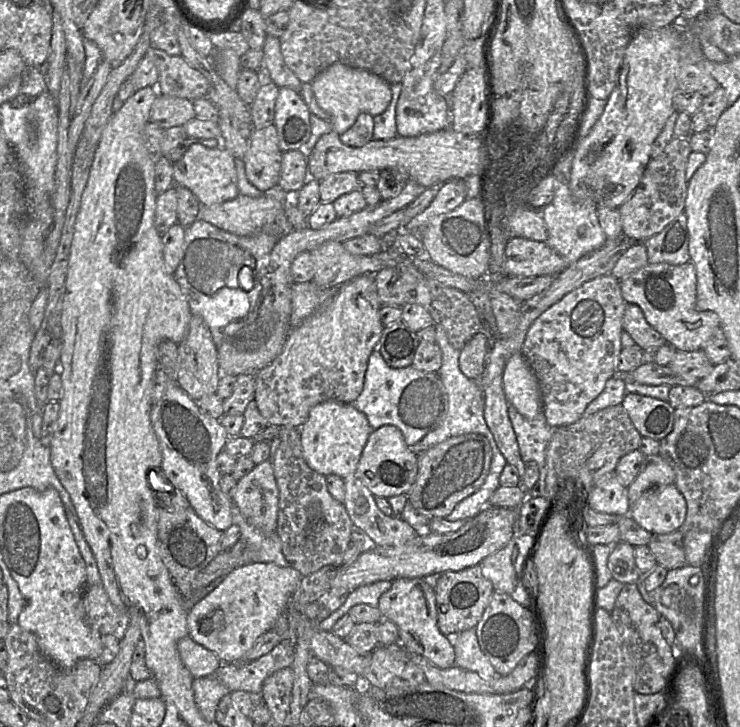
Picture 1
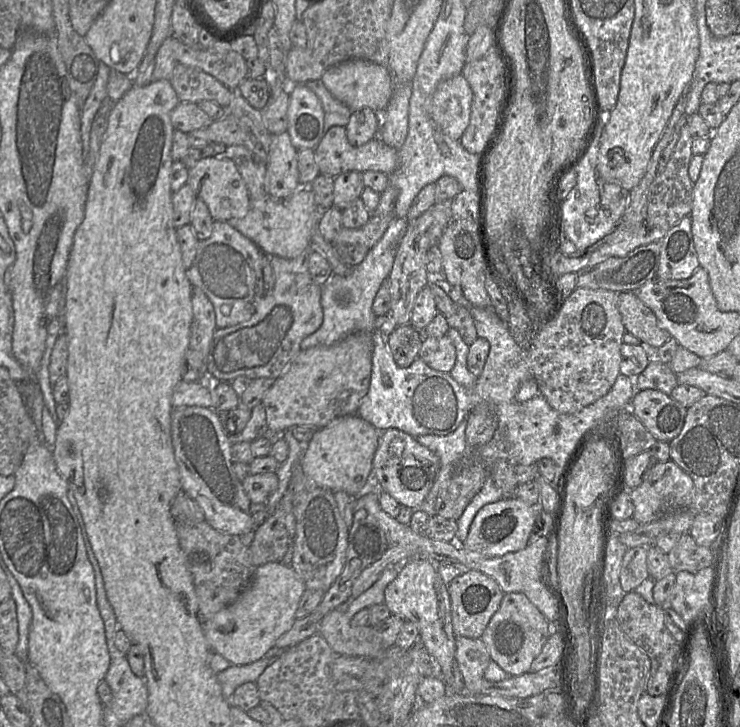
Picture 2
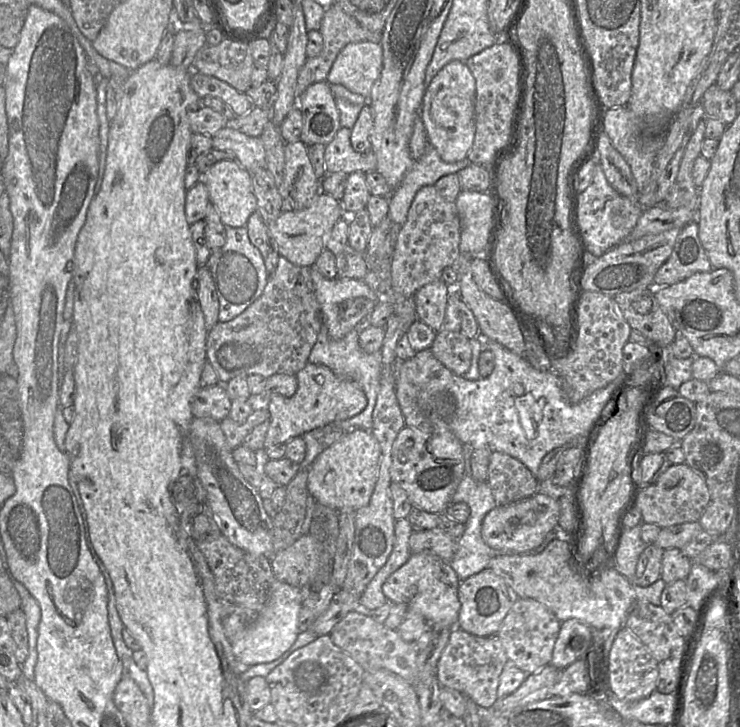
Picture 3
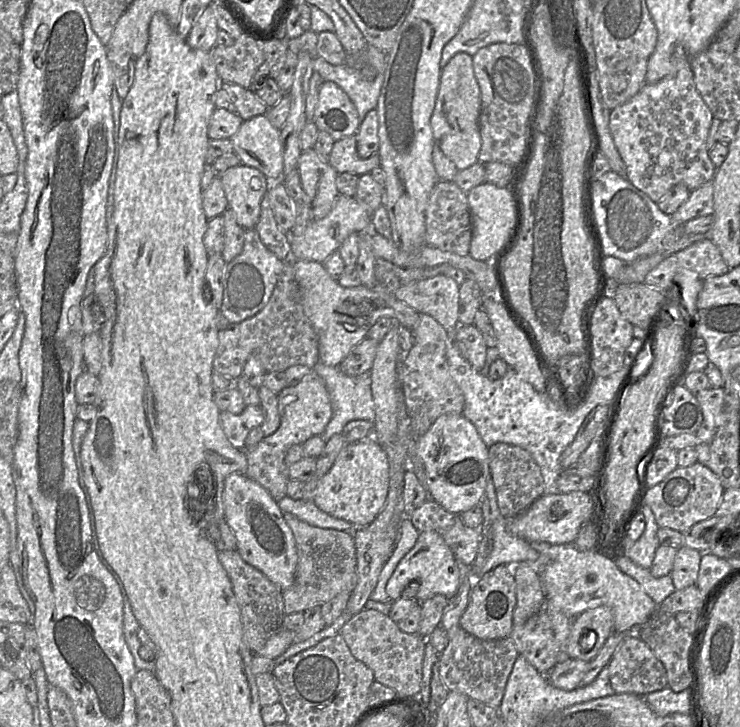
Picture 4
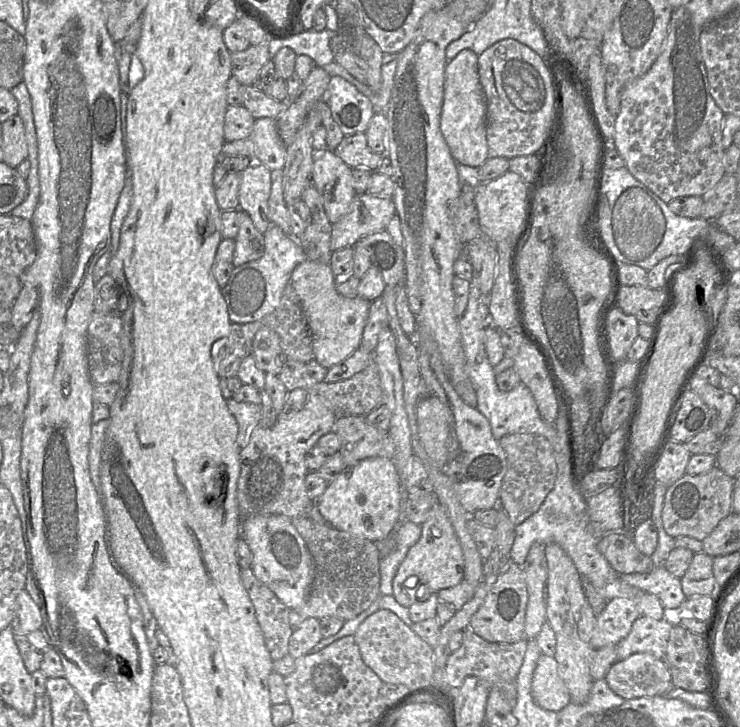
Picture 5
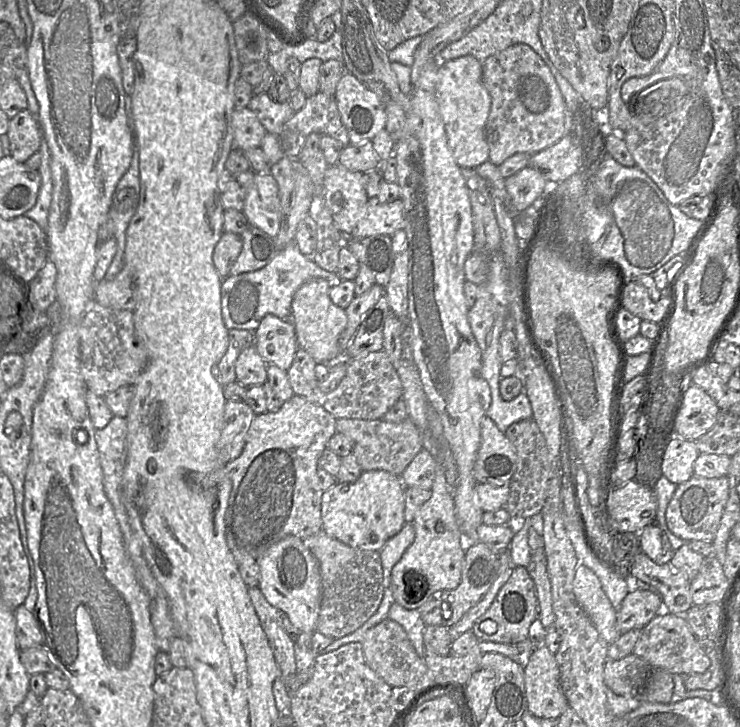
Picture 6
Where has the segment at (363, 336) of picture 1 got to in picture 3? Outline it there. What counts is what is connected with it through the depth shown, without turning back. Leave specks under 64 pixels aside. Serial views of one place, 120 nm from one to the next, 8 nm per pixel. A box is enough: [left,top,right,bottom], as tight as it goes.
[255,362,367,462]

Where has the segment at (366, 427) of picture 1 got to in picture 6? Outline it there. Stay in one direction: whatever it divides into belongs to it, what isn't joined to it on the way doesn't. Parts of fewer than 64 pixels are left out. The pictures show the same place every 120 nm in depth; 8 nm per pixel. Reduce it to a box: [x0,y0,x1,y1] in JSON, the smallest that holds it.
[322,470,406,551]

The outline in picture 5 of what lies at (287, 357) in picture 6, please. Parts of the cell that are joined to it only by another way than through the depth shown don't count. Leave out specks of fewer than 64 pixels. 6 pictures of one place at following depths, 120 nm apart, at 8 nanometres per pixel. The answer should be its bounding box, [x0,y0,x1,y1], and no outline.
[250,327,287,376]

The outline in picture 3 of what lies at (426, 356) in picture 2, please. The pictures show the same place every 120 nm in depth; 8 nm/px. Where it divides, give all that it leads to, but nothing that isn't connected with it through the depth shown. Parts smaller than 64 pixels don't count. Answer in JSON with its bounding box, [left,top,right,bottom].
[429,331,471,376]

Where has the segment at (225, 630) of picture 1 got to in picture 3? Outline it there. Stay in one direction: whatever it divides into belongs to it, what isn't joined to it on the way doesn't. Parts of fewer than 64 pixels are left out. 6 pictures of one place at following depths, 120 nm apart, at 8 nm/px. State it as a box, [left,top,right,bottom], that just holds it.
[229,579,301,666]

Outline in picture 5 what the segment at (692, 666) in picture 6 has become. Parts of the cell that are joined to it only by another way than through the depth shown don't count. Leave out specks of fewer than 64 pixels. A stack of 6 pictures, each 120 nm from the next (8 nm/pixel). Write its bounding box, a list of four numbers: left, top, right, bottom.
[616,616,674,661]

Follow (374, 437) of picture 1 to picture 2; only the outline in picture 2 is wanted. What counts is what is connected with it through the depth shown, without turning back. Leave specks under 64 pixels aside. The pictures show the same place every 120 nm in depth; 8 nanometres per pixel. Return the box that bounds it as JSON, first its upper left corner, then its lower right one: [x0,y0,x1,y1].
[371,428,440,509]

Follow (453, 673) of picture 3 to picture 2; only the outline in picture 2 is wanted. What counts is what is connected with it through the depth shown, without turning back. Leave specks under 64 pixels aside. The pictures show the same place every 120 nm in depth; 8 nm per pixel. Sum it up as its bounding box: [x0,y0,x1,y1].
[455,636,492,694]

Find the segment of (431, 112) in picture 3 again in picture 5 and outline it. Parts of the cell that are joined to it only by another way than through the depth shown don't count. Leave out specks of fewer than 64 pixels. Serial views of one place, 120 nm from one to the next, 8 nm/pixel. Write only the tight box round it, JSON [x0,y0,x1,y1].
[440,49,488,167]

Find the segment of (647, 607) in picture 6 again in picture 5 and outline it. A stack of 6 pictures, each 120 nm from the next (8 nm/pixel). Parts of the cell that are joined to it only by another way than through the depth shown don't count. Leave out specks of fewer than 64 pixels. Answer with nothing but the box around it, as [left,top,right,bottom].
[590,598,641,650]

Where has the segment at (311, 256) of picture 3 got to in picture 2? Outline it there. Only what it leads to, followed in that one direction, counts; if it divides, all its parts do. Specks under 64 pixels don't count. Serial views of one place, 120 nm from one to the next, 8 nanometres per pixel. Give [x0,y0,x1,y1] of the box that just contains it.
[228,186,326,259]

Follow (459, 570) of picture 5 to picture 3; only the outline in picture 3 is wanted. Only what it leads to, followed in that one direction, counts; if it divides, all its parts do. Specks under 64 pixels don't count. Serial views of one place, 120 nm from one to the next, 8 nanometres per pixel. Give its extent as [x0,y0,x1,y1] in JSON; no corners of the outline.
[382,553,460,631]

